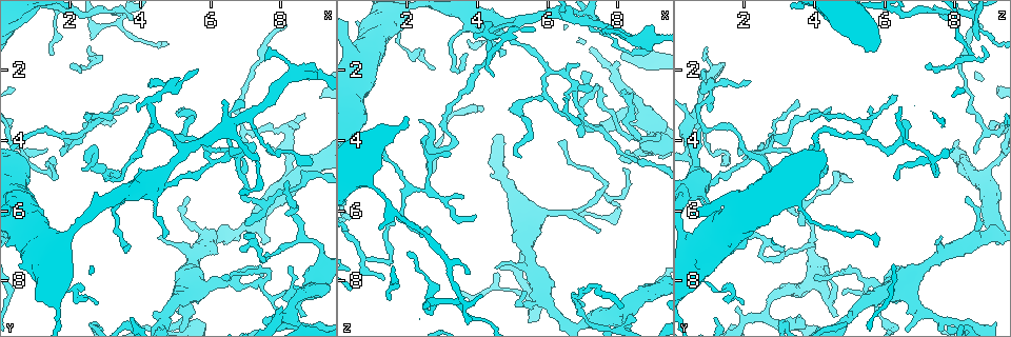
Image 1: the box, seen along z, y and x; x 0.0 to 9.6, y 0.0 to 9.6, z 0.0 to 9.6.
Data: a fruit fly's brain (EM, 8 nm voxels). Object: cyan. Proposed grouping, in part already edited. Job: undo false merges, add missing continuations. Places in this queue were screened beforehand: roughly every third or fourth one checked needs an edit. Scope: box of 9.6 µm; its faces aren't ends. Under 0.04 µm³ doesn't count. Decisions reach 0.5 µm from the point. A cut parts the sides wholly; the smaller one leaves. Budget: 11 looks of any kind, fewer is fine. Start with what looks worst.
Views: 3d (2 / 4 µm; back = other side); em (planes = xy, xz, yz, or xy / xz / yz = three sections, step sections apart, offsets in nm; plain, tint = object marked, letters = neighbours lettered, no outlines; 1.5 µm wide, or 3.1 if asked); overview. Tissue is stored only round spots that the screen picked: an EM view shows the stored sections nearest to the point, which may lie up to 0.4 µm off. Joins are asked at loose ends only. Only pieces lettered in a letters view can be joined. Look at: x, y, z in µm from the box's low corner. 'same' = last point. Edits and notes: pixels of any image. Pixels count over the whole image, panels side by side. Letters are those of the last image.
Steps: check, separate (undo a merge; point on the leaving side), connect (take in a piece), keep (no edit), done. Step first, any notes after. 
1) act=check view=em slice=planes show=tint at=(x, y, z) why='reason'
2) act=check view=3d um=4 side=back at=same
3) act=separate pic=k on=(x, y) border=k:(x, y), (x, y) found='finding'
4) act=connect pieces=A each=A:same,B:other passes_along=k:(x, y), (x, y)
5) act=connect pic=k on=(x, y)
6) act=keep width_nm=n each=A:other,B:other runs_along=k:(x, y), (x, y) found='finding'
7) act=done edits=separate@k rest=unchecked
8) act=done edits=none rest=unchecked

act=check view=em slice=xz step=8 show=tint at=(2.60, 3.45, 6.55) why='free end'

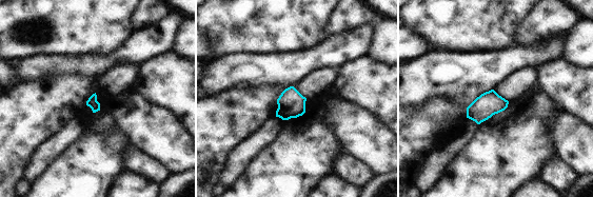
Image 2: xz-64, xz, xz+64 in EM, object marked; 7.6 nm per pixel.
act=check view=em slice=planes show=letters at=same why='another direction'

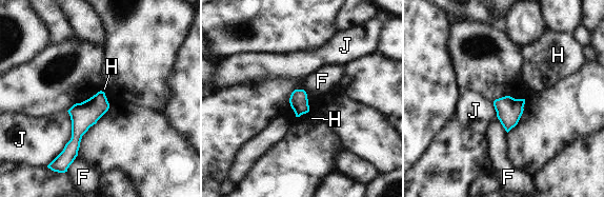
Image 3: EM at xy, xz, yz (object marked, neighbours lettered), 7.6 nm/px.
act=keep width_nm=140 each=F:other,H:other,J:other runs_along=3:(101, 94), (68, 152) found='none of them fits'

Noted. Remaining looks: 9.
act=check view=em slice=xz step=8 show=tint at=(6.10, 4.60, 2.00) why='arms part here'

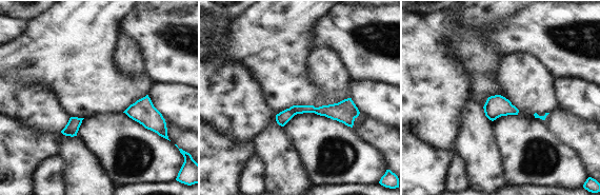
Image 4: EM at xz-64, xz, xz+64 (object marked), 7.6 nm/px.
act=check view=em slice=xz step=8 show=letters at=same

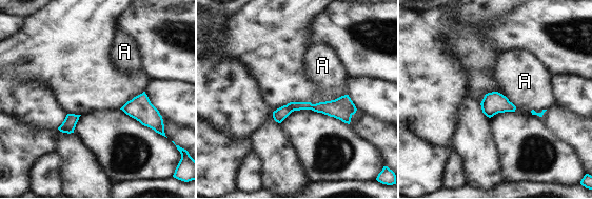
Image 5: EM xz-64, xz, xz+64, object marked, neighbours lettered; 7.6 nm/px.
act=keep longest_contact=A:220nm each=A:other found='continuous, no second cell'

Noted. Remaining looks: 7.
act=check view=3d um=4 at=(3.90, 3.15, 1.00) why='free end'

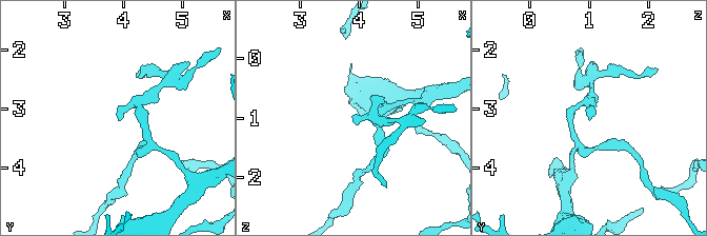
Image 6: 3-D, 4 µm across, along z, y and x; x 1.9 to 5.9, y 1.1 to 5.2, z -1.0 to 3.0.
act=check view=em slice=planes show=letters at=(3.95, 3.20, 1.05) why='shape alone is not enough'

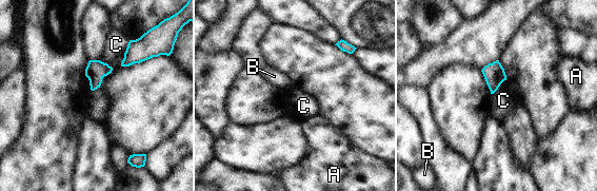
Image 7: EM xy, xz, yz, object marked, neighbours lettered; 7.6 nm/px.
act=keep each=A:other,B:other,C:other border=7:(130, 40), (120, 65) found='no lettered piece goes on from it'

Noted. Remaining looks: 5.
act=check view=em slice=xz step=4 show=tint at=(6.95, 5.70, 3.50) why='abrupt turn'

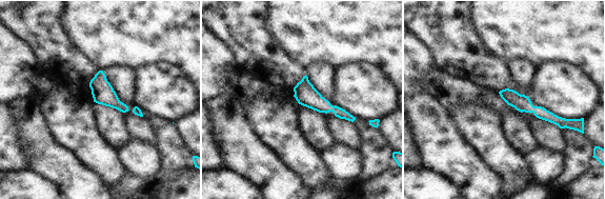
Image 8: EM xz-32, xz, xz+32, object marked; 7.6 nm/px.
act=check view=em slice=xz step=4 show=letters at=same why='see the neighbours'

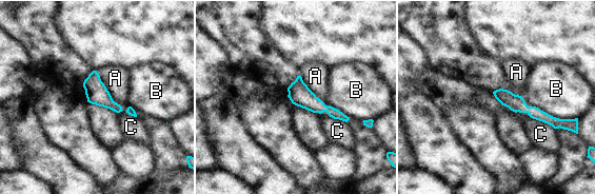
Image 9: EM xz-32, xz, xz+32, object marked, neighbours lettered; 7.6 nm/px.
act=keep width_nm=130 each=A:other,B:other,C:other border=9:(96, 71), (111, 97), (123, 110) found='all the same cell'

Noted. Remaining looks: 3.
act=done edits=none rest=unchecked

